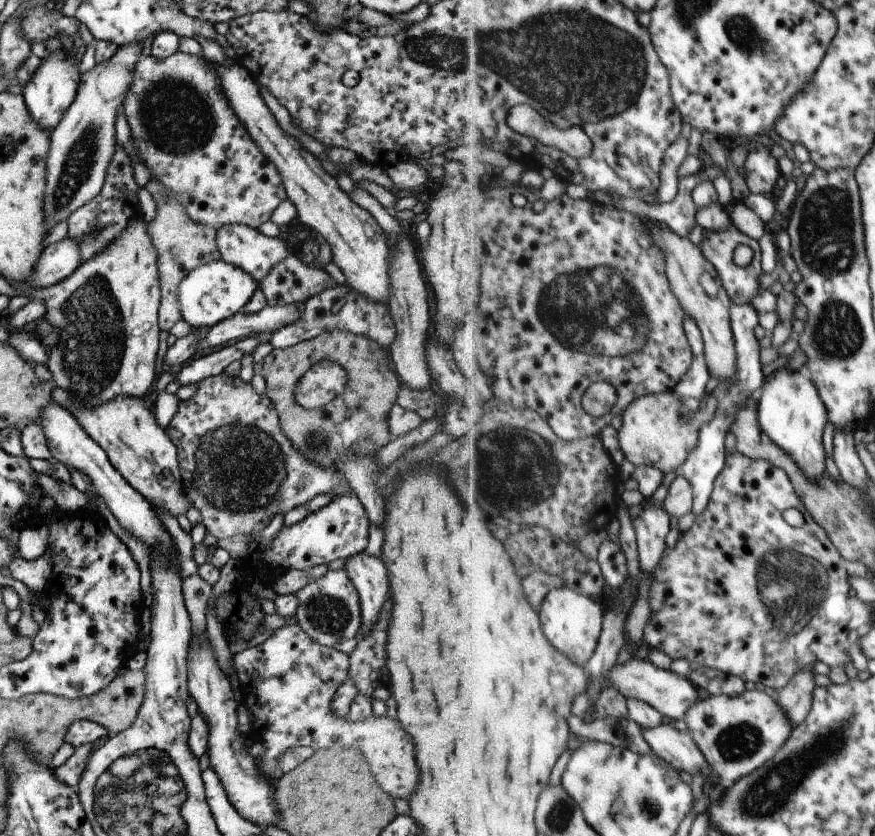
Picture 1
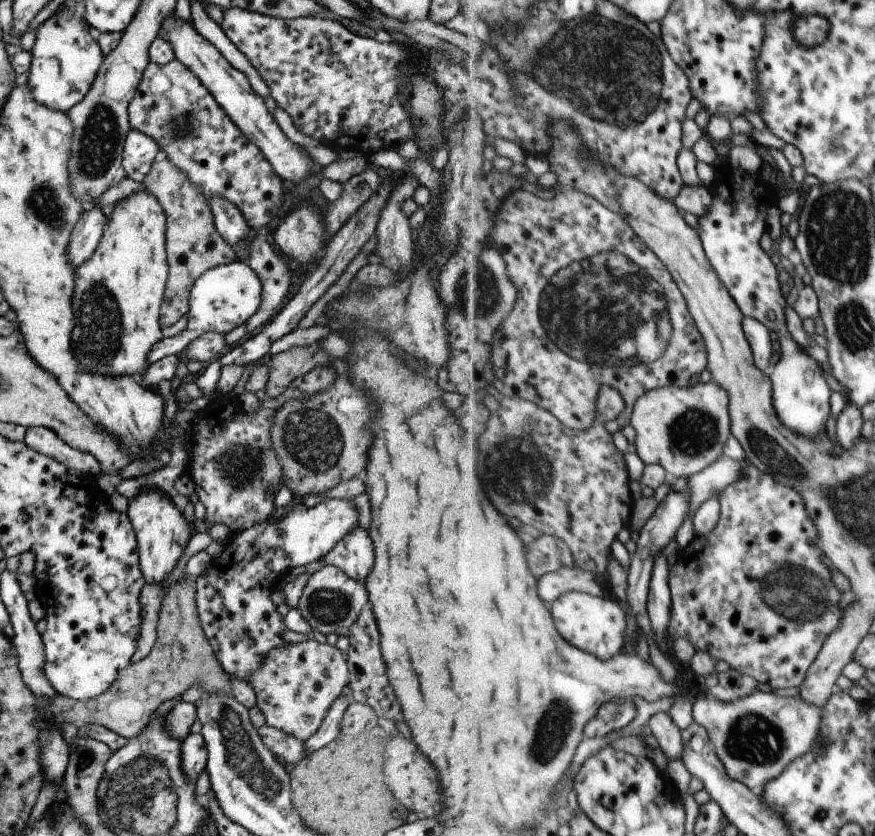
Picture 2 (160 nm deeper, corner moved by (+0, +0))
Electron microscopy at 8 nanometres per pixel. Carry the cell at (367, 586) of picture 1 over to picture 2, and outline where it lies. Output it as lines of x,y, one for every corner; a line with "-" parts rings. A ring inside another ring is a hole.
357,526
339,543
322,557
324,563
340,568
349,578
357,579
364,584
373,564
373,545
368,531

